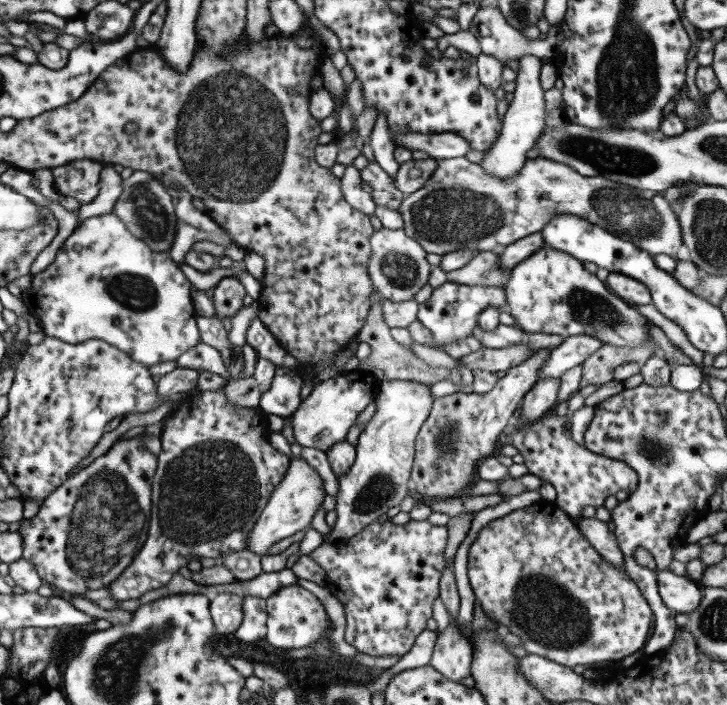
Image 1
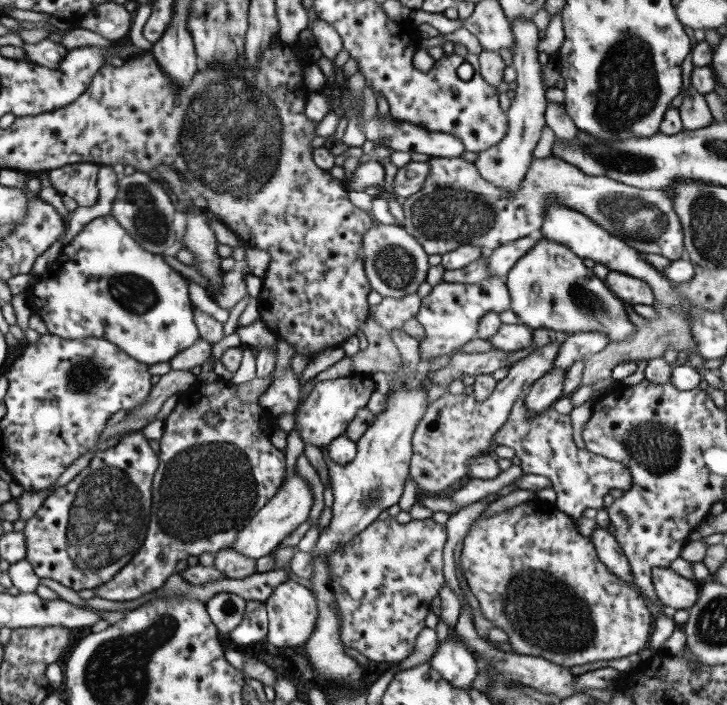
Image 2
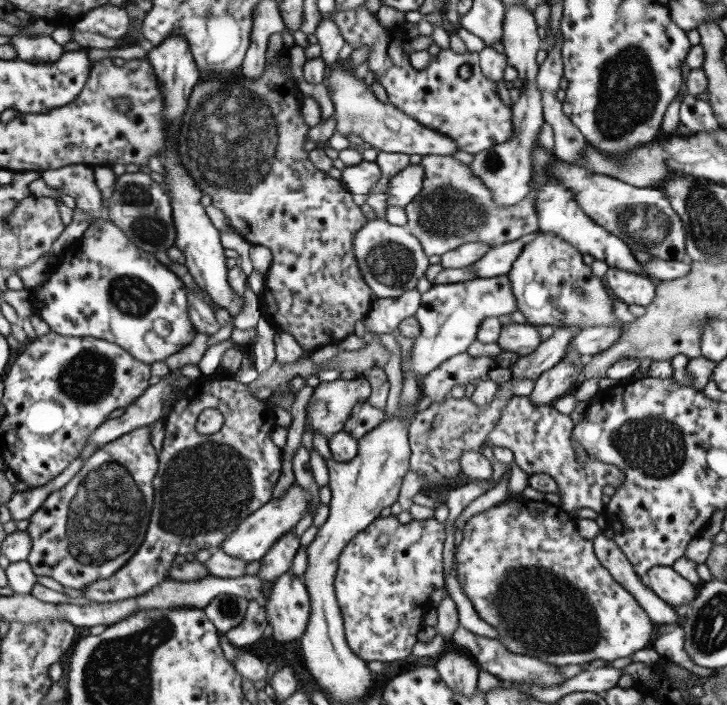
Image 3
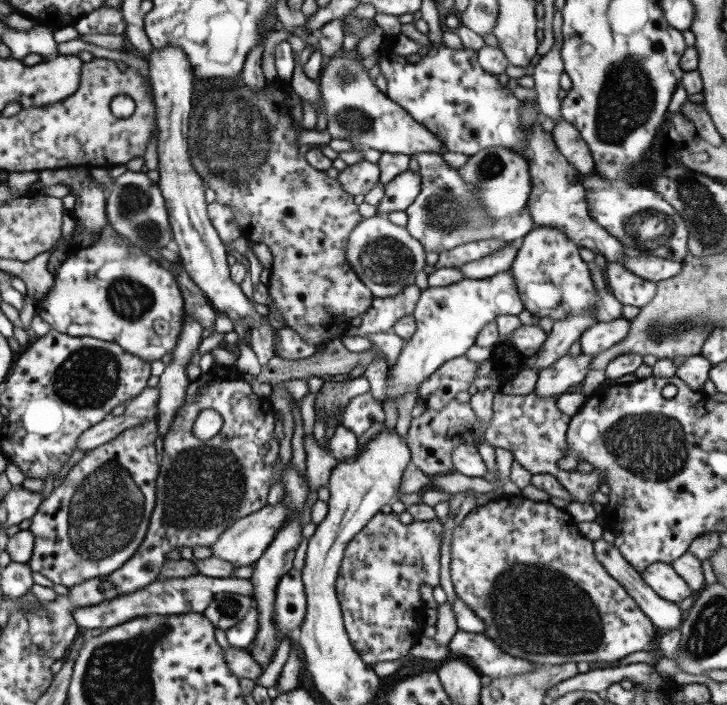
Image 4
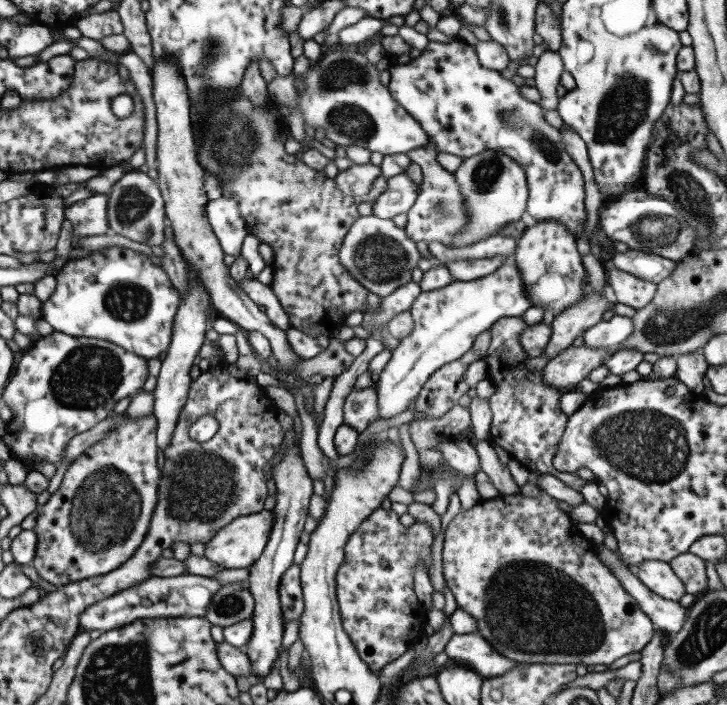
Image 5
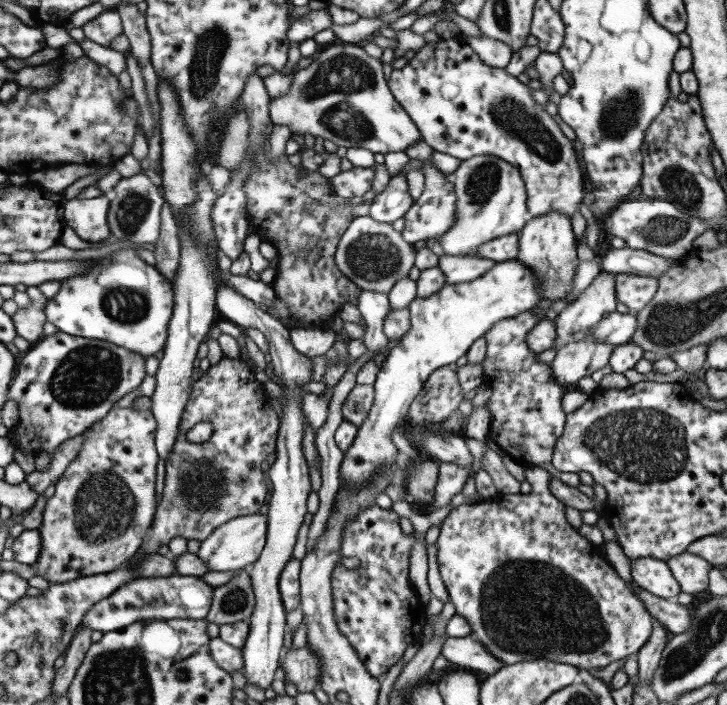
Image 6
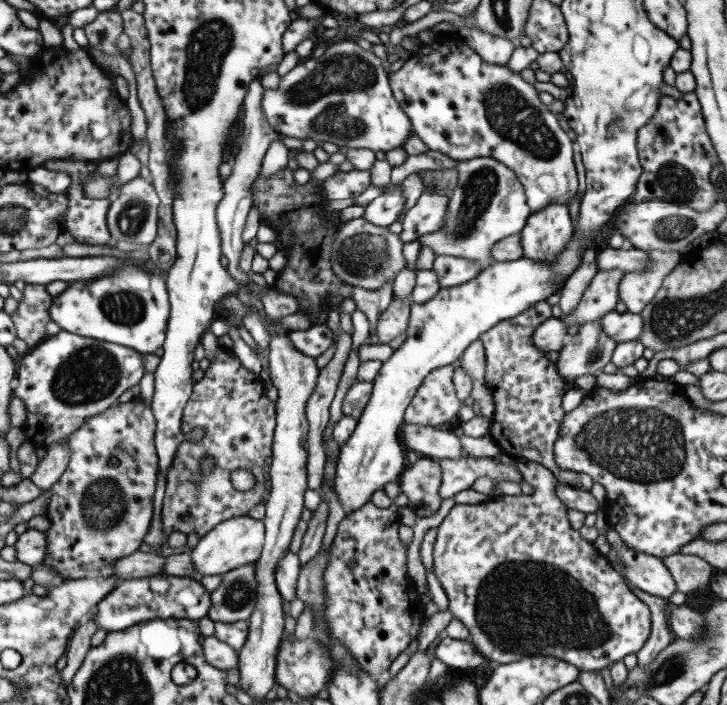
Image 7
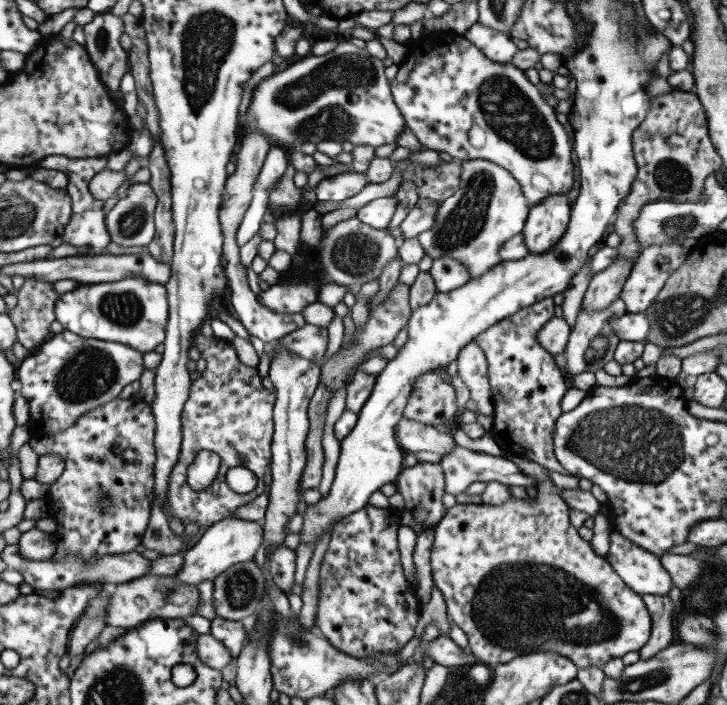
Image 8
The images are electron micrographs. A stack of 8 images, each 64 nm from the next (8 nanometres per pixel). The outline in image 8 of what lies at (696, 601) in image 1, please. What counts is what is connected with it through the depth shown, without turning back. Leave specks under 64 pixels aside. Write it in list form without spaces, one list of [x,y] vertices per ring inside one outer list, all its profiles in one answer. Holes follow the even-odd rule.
[[[613,529],[605,560],[628,588],[639,595],[664,596],[672,590],[673,580],[670,573],[662,567],[659,557],[630,543]]]

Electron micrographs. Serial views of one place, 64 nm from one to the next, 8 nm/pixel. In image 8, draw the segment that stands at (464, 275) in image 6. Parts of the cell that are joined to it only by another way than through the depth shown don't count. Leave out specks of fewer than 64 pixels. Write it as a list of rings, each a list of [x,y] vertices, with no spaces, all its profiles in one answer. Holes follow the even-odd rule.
[[[443,256],[433,260],[428,271],[434,280],[437,292],[450,292],[470,281],[469,268],[451,256]]]

